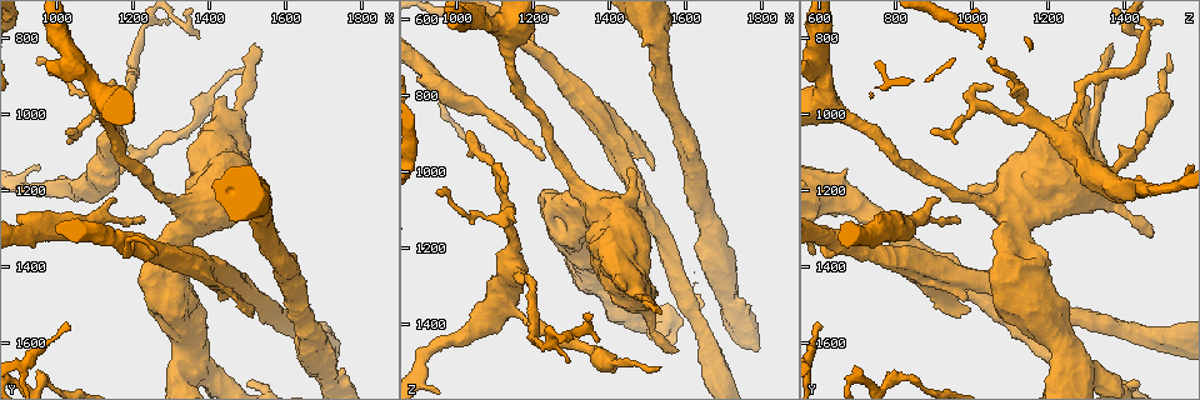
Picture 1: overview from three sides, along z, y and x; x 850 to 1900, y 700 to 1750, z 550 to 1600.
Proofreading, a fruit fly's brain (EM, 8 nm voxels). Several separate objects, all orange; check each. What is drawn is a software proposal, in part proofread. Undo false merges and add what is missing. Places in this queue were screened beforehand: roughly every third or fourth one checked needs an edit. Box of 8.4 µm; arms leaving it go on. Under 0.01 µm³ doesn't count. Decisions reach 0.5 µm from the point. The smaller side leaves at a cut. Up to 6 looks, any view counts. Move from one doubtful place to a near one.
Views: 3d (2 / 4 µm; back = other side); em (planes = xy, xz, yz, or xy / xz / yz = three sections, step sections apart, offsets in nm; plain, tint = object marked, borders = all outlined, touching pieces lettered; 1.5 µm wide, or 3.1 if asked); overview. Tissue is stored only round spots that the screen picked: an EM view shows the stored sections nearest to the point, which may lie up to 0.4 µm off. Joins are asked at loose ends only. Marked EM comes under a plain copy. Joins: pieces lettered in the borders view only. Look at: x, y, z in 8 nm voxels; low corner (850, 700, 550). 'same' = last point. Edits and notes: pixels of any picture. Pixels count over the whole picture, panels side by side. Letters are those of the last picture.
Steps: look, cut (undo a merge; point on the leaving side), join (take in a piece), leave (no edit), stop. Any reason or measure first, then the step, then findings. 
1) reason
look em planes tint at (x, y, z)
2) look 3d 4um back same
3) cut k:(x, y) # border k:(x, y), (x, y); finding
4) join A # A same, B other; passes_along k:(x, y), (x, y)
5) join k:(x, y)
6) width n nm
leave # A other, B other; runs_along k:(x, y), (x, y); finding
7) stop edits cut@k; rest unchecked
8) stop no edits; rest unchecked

free end
look em planes borders at (1580, 1315, 1470)

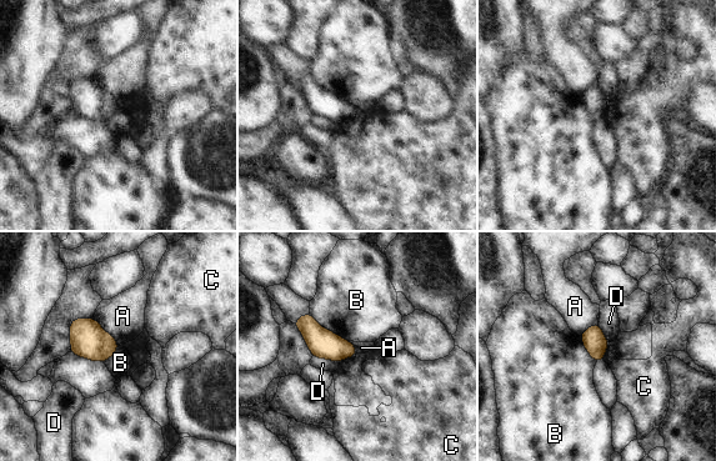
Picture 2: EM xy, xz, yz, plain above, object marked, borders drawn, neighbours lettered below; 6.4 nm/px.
width 140 nm
leave # A other, B other, C other, D other; none of them fits

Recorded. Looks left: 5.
free end
look em planes tint at (1515, 820, 1370)

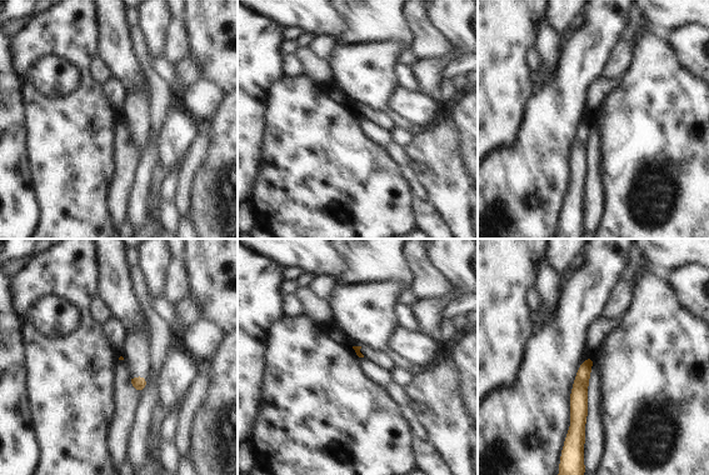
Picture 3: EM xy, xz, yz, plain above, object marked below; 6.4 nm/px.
look em planes borders same

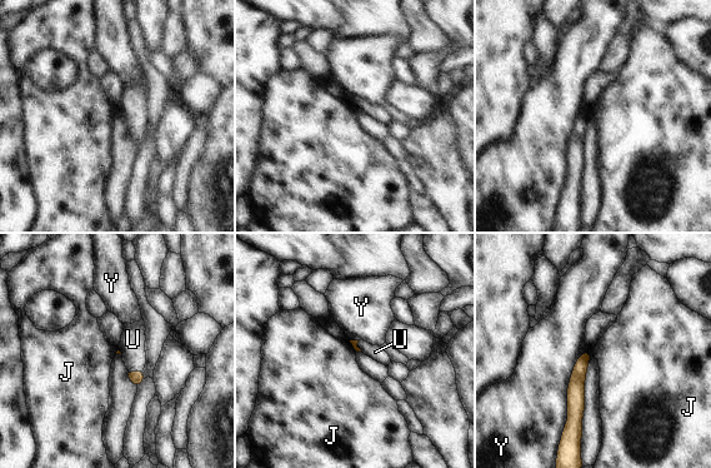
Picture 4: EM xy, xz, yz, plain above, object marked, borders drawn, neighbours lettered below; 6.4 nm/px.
join 4:(133, 339) # J other, U same, Y other; passes_along 4:(135, 377), (135, 372), (133, 339); it goes on there

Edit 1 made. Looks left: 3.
look overview

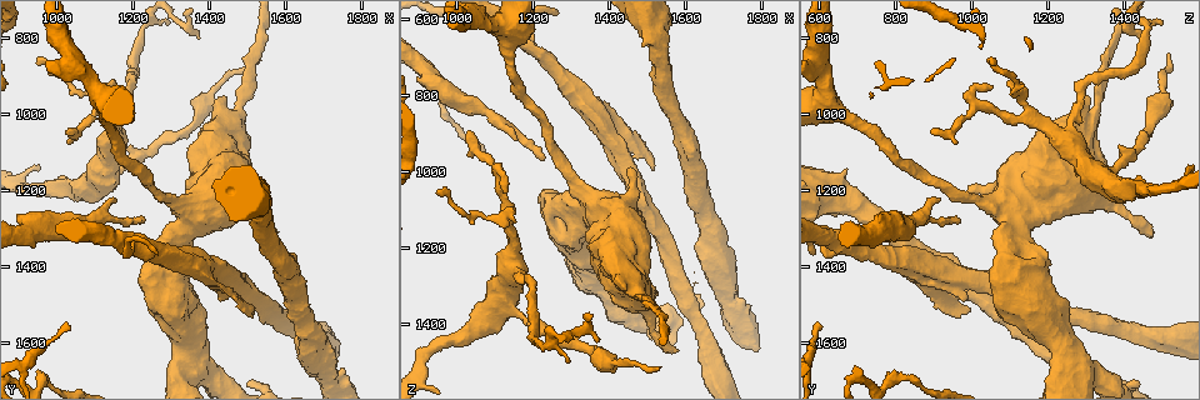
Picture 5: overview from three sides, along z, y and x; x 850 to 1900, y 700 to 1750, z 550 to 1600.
thick end
look em xy step 8 borders at (1280, 1315, 1065)

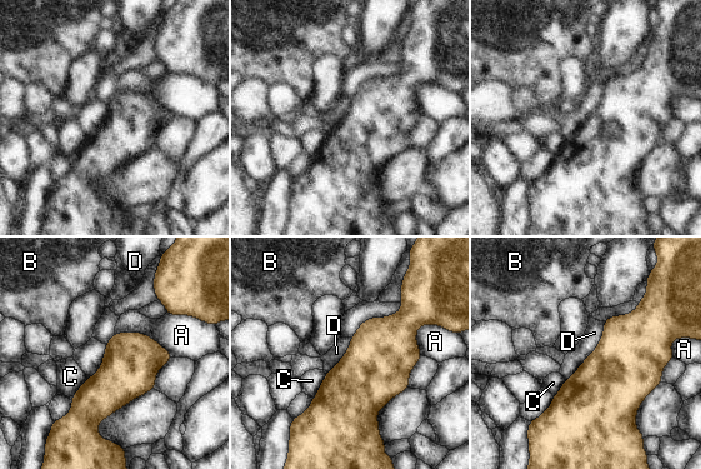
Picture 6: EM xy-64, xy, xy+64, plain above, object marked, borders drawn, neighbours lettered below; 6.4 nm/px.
another direction
look em planes borders same

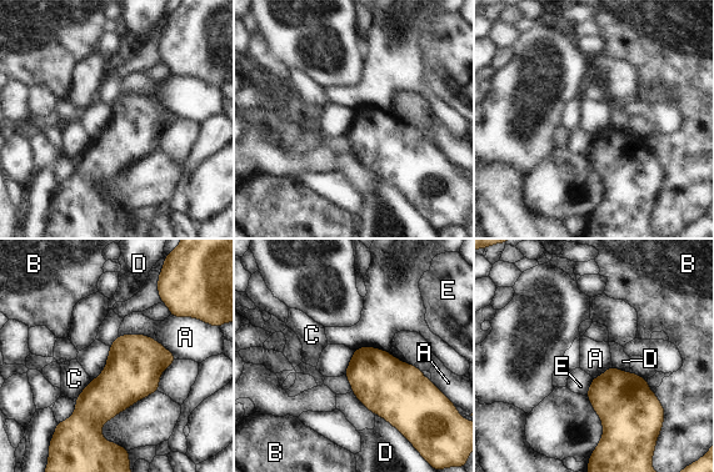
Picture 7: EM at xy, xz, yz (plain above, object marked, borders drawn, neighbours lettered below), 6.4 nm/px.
leave # A other, B other, C other, D other, E other; border 7:(119, 335), (148, 335), (178, 358); none of them fits

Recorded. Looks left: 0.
stop edits join@4; rest unchecked

